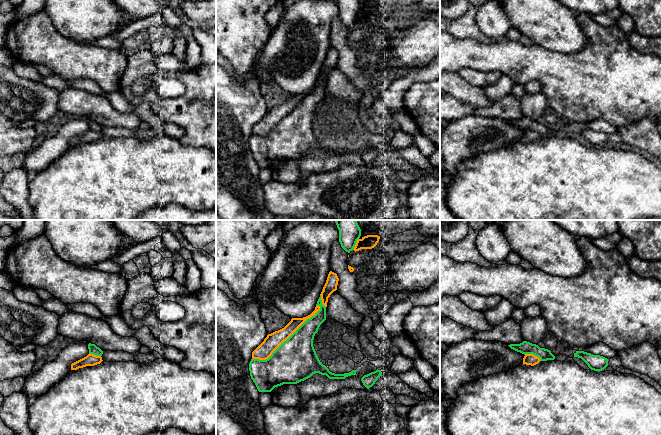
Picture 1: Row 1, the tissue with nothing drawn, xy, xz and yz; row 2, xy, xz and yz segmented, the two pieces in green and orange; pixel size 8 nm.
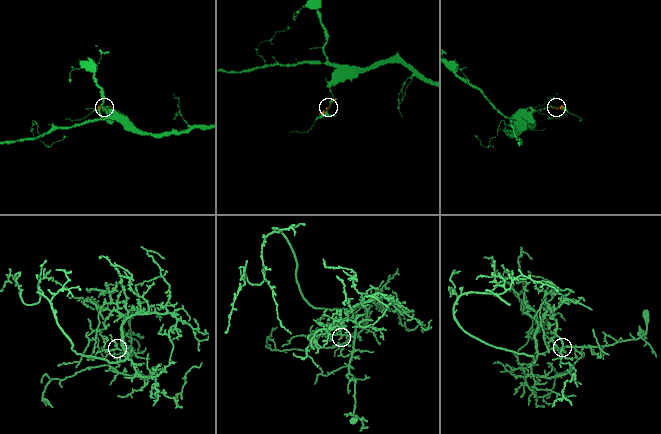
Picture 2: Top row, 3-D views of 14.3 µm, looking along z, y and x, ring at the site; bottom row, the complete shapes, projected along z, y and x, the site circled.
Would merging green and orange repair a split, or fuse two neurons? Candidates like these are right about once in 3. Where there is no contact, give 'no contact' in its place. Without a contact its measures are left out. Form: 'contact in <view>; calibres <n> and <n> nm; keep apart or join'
contact in xz; calibres 340 and 120 nm; keep apart

